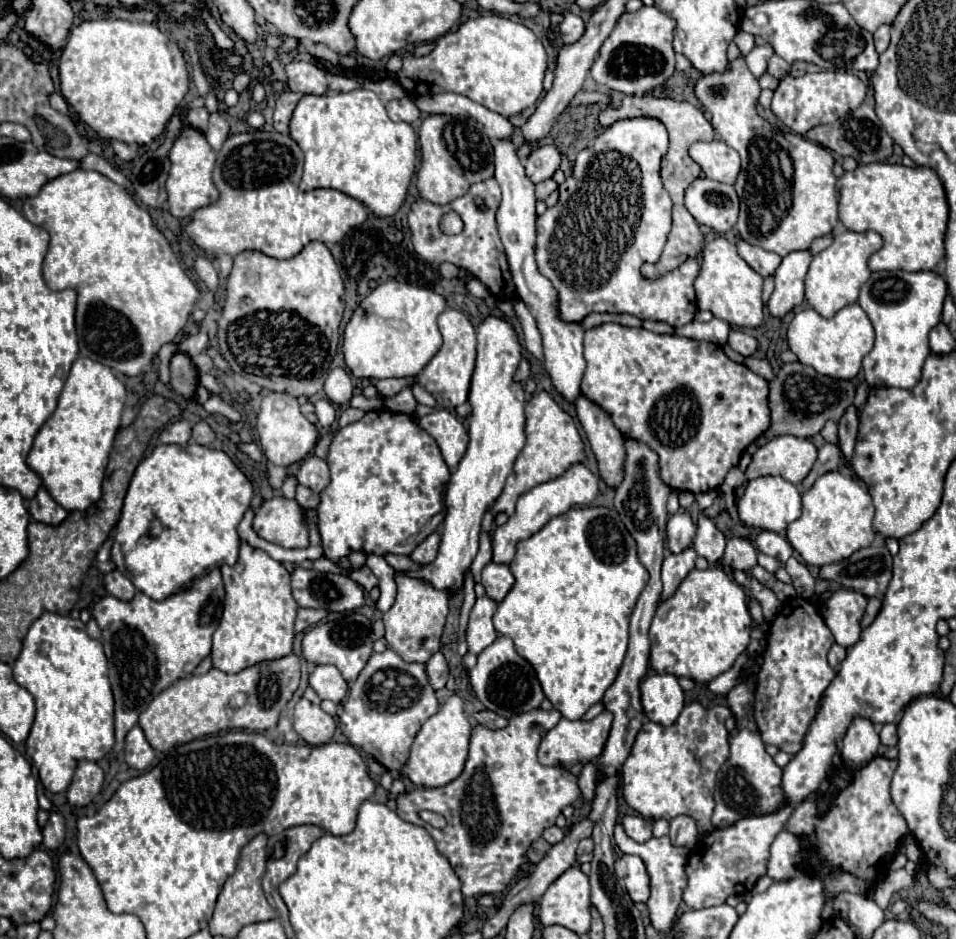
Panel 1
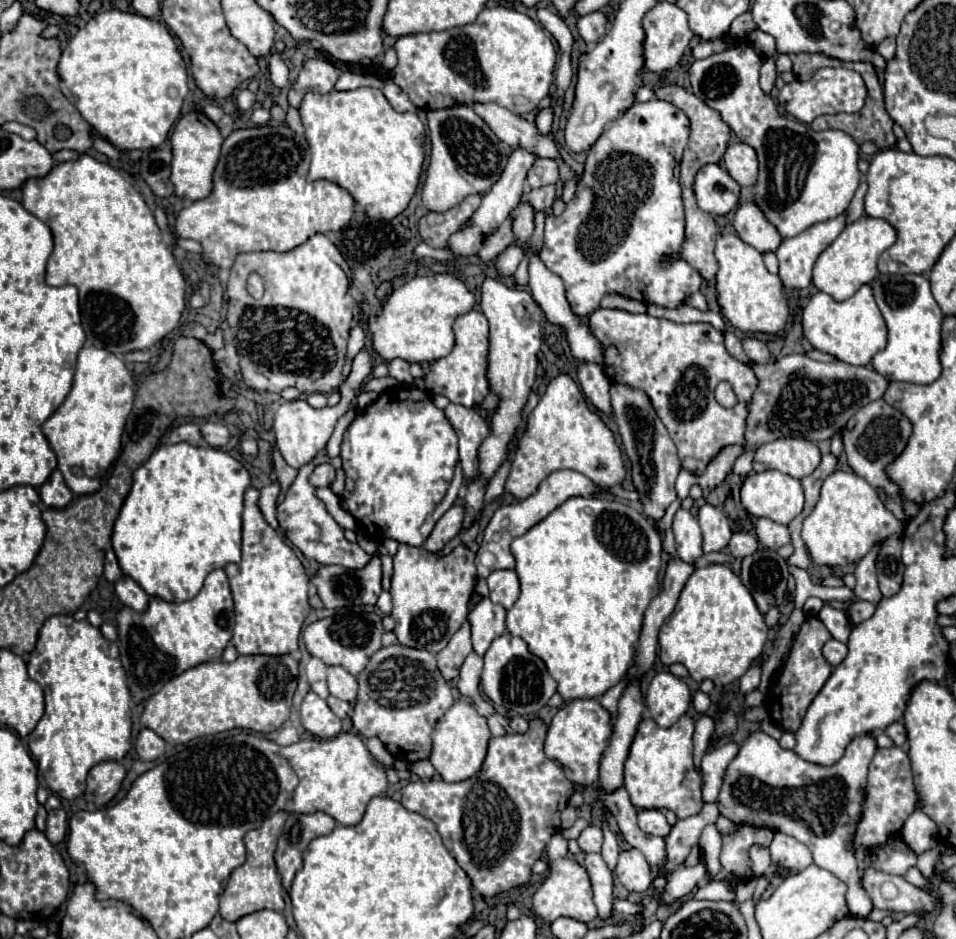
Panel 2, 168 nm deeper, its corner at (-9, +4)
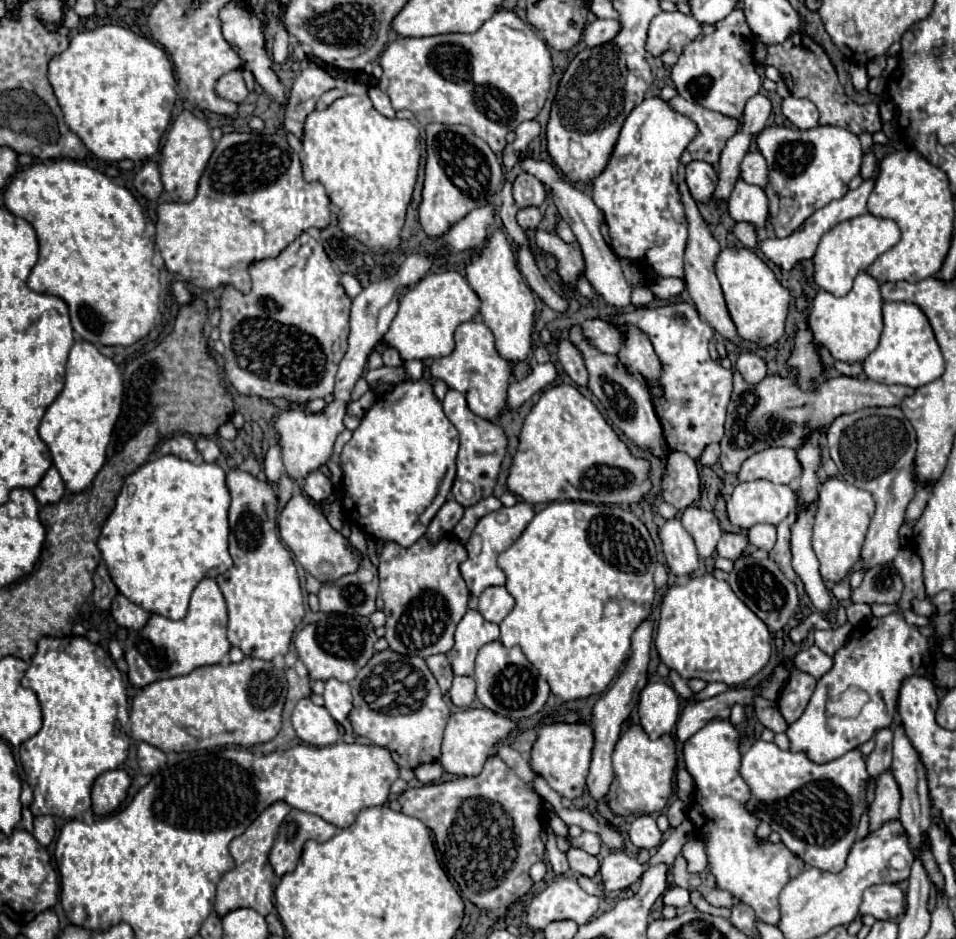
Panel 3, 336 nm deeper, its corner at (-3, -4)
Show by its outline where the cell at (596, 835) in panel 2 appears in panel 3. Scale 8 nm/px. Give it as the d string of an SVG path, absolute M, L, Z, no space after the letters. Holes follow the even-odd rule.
M584 831L580 837L572 837L570 839L570 845L572 847L580 847L580 849L584 849L590 855L598 855L600 853L600 847L602 847L602 841L600 841L600 837L596 833Z

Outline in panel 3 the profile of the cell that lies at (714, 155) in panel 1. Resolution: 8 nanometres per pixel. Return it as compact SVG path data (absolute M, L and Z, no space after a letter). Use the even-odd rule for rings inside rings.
M748 153L740 165L740 177L746 183L758 185L758 187L766 187L768 183L768 167L766 167L766 159L762 157L762 153Z

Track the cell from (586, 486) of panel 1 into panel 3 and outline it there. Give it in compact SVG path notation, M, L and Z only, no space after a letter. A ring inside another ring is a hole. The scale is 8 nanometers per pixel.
M520 501L514 507L502 507L502 509L494 511L494 513L488 513L478 521L476 533L480 535L480 545L474 547L472 541L468 541L466 543L468 559L464 563L460 563L460 573L462 573L462 577L464 577L464 581L466 581L472 595L478 597L484 589L488 589L492 585L504 585L506 577L504 577L502 569L496 565L496 559L498 559L498 555L502 551L506 551L522 535L524 527L530 523L532 517L534 517L532 507L528 503L524 503L524 501Z

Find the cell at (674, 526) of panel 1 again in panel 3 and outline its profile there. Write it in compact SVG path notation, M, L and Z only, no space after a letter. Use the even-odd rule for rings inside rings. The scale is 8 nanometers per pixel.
M668 519L660 529L662 553L666 557L666 565L674 575L690 575L698 569L700 559L696 553L696 545L688 531L684 531L680 519Z

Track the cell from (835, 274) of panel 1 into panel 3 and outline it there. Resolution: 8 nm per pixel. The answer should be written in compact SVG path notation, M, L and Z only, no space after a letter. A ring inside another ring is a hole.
M864 213L844 223L838 223L828 233L824 233L816 249L814 255L816 285L822 287L824 291L830 291L832 295L846 295L852 289L852 281L858 275L858 271L868 269L868 265L872 265L878 255L894 247L898 241L900 241L900 229L892 219Z

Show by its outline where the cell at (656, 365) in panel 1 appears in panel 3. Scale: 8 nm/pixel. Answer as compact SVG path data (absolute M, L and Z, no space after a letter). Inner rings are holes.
M680 299L664 307L640 307L634 313L614 313L602 319L610 323L630 321L652 339L662 361L660 385L664 389L652 403L660 417L664 437L670 449L686 451L696 461L708 443L722 439L726 407L732 393L732 371L716 365L708 353L714 329L700 319L692 303Z

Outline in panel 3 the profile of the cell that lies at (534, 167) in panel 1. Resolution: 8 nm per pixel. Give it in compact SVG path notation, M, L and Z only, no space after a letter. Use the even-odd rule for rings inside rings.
M524 171L514 179L514 191L512 193L514 193L514 201L520 209L532 207L532 205L538 207L546 197L544 185L536 177L532 177Z

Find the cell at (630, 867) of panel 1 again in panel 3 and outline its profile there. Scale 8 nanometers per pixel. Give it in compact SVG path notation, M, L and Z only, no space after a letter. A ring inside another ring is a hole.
M616 851L604 857L600 863L600 875L602 875L602 885L606 891L620 891L630 887L634 881L642 877L646 871L646 865L638 863L634 857Z

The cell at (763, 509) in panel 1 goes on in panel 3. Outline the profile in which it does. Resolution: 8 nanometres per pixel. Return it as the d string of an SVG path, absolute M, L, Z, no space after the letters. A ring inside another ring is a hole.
M764 479L738 483L726 503L732 525L750 529L756 523L782 523L796 507L796 493L788 485L776 485Z

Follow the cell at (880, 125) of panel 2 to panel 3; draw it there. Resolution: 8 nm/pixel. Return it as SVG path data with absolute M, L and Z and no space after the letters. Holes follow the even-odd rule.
M794 33L784 43L770 45L764 65L776 67L782 73L782 77L794 97L810 99L818 107L820 125L844 127L856 135L860 135L864 131L868 131L868 133L880 131L882 123L880 123L880 115L878 115L878 105L874 105L874 103L856 105L852 99L848 99L842 91L842 85L838 83L836 69L830 63L826 51L814 39L810 39L806 33Z

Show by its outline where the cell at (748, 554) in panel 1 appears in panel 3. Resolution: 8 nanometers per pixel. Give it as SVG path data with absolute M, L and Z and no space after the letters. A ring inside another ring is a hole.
M722 533L716 549L718 549L720 557L736 561L740 557L740 553L746 549L746 545L748 545L748 539L744 533Z

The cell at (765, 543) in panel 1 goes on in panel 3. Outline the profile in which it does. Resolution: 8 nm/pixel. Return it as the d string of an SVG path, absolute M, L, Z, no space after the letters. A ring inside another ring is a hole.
M754 525L748 531L748 541L764 551L770 551L776 543L776 527L774 525Z

